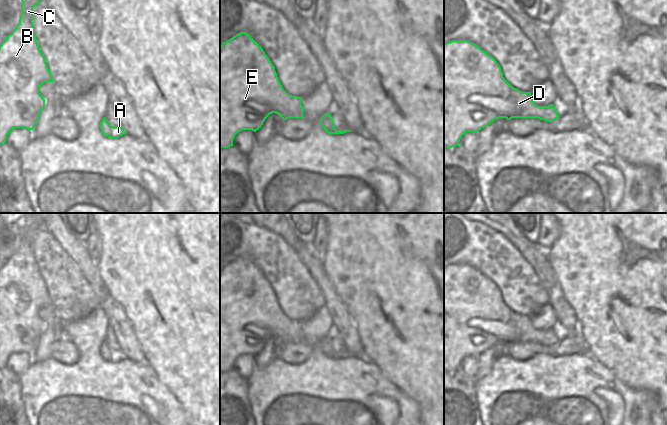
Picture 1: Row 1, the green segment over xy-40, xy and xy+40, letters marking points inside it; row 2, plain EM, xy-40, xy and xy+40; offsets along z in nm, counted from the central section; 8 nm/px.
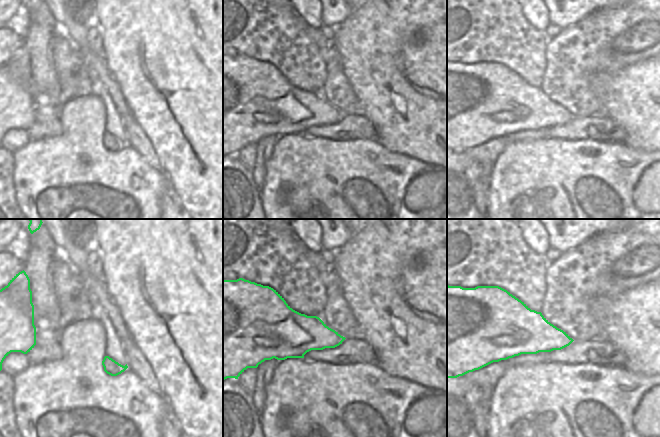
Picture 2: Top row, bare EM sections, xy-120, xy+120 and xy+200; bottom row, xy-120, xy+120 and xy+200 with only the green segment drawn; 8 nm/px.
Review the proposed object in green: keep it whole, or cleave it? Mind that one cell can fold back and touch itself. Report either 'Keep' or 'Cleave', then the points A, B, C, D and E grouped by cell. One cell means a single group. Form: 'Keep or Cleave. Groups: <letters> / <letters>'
Keep. Groups: A B C D E.

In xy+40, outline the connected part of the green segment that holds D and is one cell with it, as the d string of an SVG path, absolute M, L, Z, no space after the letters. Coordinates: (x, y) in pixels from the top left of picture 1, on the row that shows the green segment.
M452 40L444 44L444 148L459 146L466 132L478 132L498 118L538 118L552 122L559 118L553 104L538 106L531 99L531 92L514 88L504 77L497 61L476 44L468 40Z

